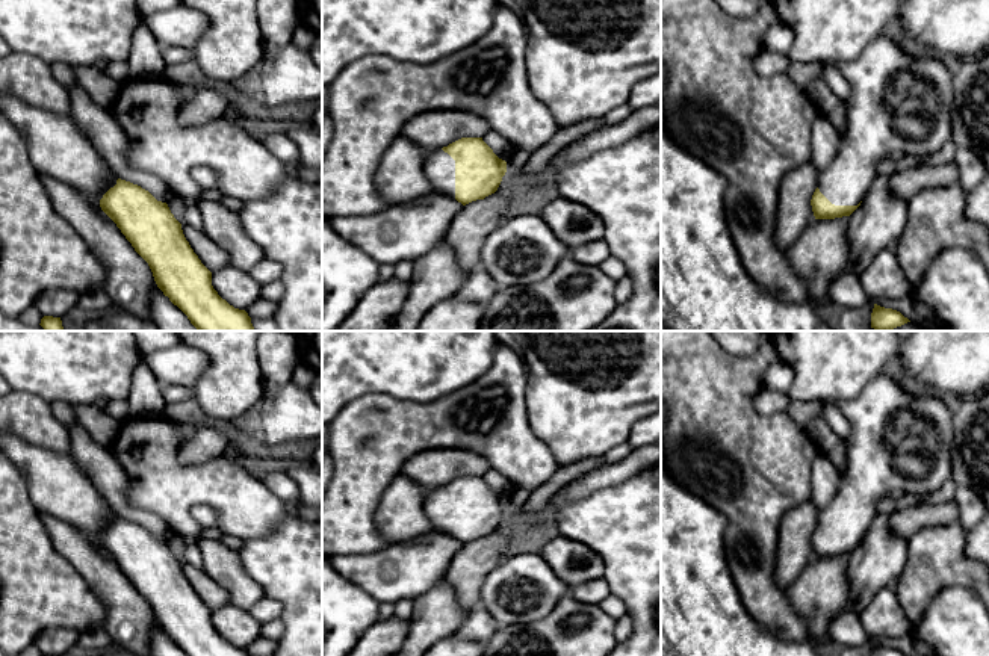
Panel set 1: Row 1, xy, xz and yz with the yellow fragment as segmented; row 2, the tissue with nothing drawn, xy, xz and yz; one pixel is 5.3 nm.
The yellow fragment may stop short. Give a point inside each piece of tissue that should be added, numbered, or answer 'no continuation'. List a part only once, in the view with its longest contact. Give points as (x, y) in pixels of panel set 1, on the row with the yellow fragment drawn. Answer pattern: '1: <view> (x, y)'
1: xz (439, 168)

